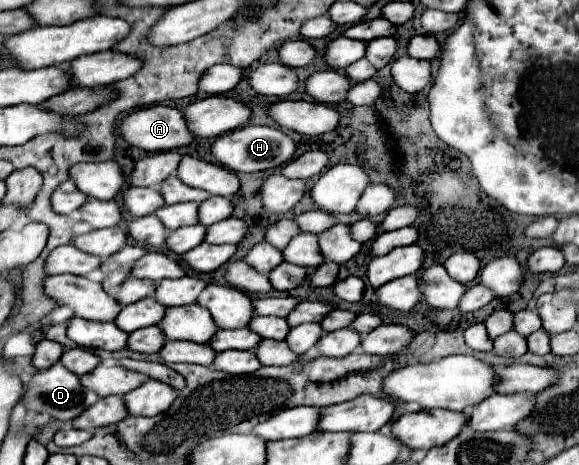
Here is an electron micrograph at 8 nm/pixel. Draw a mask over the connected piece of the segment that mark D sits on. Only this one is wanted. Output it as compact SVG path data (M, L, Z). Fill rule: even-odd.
M58 362L58 364L54 364L48 370L40 370L32 378L30 386L24 392L24 398L26 398L26 408L28 410L42 412L42 414L48 414L48 416L52 416L56 420L68 422L68 420L78 418L84 410L88 410L98 400L98 394L88 390L88 388L84 388L80 384L80 378L74 372L70 372L68 368L64 368L64 364Z

